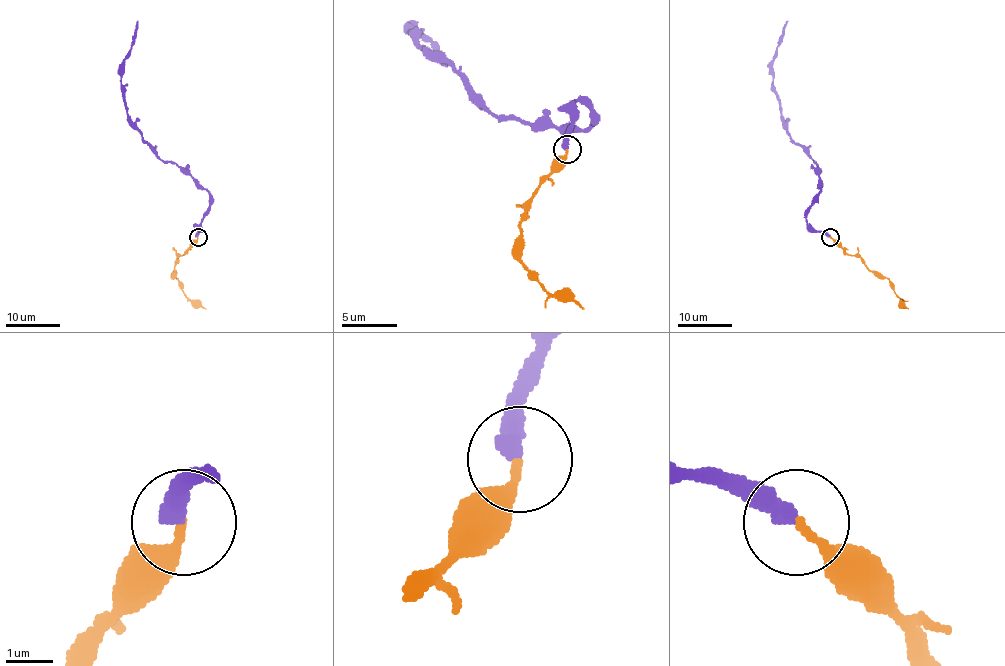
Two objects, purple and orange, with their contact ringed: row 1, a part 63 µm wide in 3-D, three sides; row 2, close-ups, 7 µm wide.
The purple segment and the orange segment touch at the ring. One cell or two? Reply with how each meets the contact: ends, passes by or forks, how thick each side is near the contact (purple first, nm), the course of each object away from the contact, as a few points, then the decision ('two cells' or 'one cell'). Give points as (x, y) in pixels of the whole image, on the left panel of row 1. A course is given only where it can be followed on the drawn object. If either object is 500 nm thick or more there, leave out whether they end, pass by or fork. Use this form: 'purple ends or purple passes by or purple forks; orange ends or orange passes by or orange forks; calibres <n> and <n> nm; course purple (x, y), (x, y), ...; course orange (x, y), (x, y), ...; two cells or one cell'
purple ends; orange ends; calibres 400 and 180 nm; course purple (197, 237), (210, 194), (174, 164), (165, 162), (127, 112), (123, 59), (138, 20); course orange (197, 237), (177, 259), (174, 276), (182, 293), (205, 309); one cell

